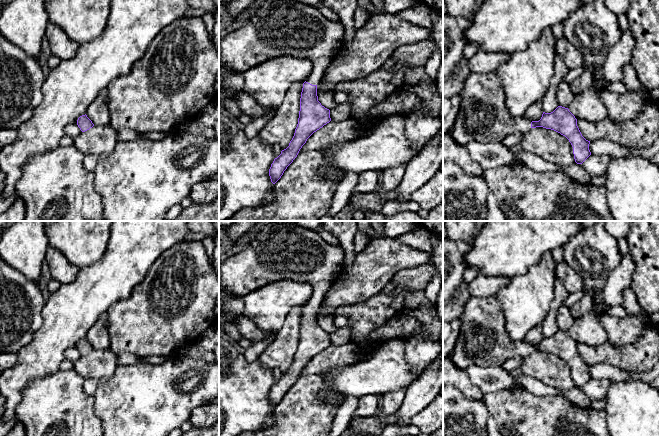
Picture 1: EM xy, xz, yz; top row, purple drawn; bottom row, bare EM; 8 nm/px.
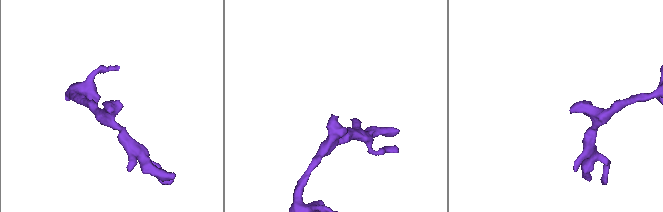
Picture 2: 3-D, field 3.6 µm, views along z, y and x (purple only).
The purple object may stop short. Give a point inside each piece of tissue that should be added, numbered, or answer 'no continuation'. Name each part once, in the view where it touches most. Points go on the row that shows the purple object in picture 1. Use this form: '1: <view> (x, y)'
1: xz (278, 28)

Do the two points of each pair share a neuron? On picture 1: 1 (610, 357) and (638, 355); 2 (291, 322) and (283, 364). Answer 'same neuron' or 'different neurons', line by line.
1: same neuron
2: same neuron

